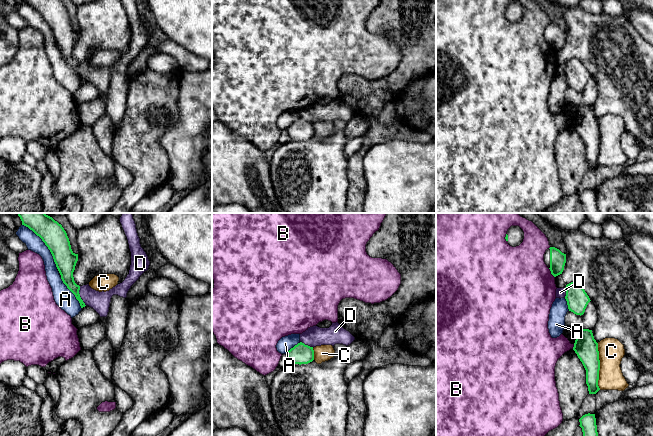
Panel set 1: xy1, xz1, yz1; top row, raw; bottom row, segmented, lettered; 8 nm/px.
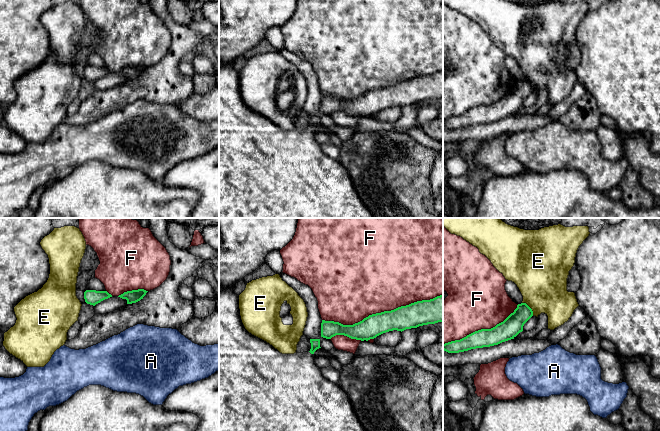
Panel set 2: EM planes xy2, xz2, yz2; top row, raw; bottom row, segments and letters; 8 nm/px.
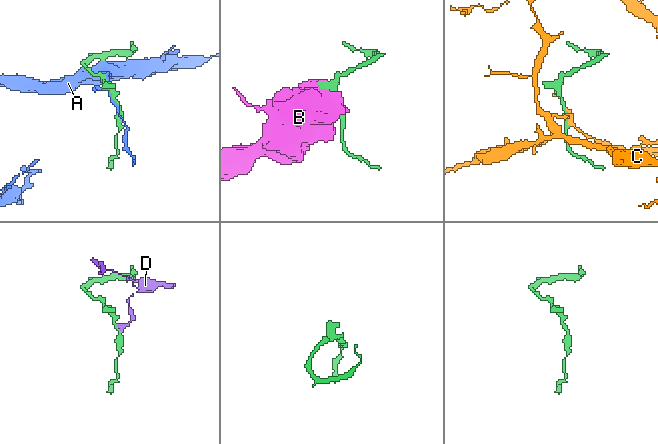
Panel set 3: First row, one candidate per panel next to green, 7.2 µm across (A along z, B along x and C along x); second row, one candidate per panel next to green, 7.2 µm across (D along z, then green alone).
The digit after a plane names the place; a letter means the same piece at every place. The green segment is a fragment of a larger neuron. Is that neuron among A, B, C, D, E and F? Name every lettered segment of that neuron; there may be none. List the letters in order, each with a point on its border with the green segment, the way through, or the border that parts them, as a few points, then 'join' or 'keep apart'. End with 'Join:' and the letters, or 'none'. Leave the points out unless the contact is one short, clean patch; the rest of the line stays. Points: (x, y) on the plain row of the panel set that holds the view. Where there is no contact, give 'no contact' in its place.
A: meets green in xy1 at (45, 20); keep apart
B: meets green in yz1 at (551, 49); keep apart
C: meets green in yz1 at (599, 142); keep apart
D: meets green in xy1 at (79, 72); keep apart
E: meets green in yz2 at (530, 84); border along yz2 (522, 78), (531, 85), (533, 91); keep apart
F: meets green in xz2 at (382, 88); keep apart
Join: none

